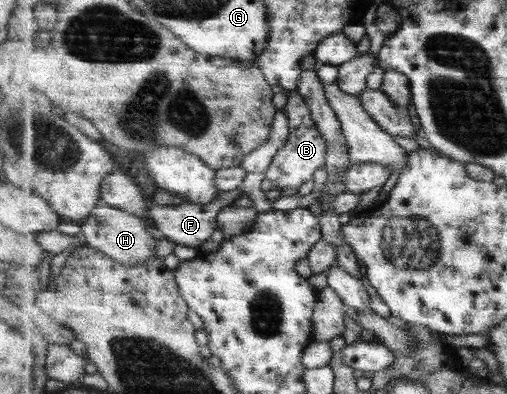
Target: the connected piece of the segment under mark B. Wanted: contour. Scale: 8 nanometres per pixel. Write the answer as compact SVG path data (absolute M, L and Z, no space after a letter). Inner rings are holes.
M289 92L283 113L289 119L289 136L284 146L277 150L266 175L277 189L290 187L299 190L302 185L313 179L315 171L326 167L328 162L328 141L319 131L306 99L298 92Z

